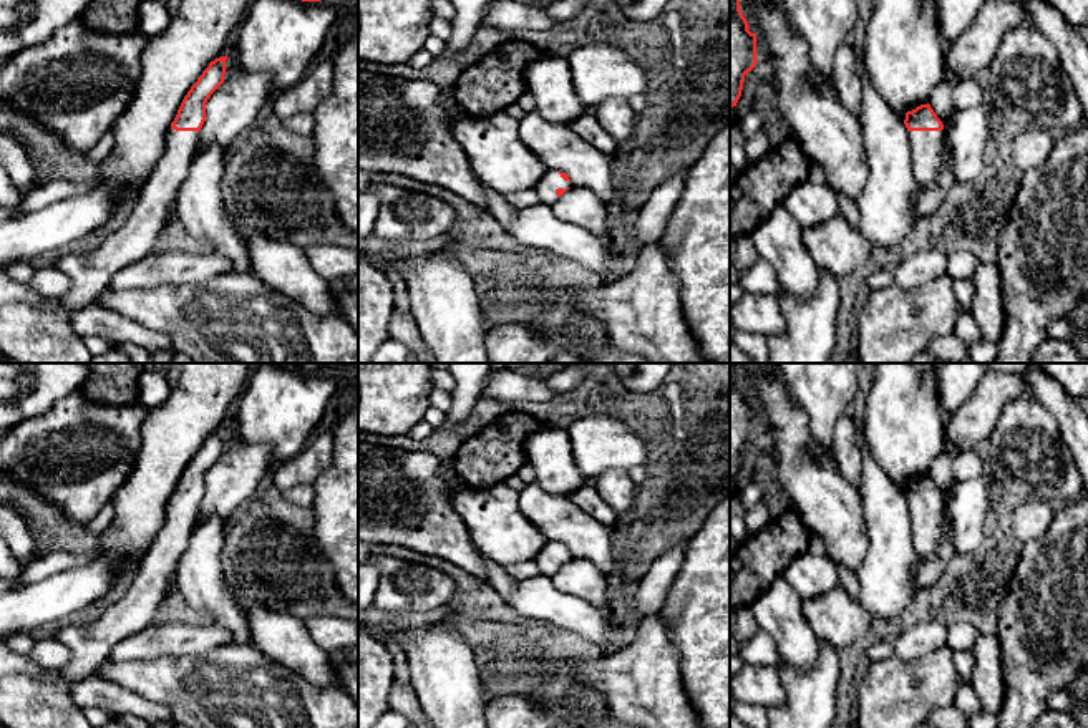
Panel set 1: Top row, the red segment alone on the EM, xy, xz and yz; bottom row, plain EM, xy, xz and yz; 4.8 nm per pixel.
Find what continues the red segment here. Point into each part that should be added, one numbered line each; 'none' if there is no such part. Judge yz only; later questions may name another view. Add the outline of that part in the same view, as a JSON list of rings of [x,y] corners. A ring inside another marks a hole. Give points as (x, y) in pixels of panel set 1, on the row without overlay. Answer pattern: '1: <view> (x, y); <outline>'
1: yz (926, 518); [[[907,502],[911,512],[912,546],[917,559],[930,559],[937,554],[944,529],[942,502]]]

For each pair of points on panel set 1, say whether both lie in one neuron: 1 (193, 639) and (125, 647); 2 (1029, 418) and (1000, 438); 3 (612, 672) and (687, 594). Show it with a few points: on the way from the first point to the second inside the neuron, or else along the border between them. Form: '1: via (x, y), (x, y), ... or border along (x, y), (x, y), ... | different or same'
1: via (176, 639), (158, 639), (141, 647) | same
2: via (1022, 425), (1007, 438) | same
3: border along (659, 611), (679, 655) | different

